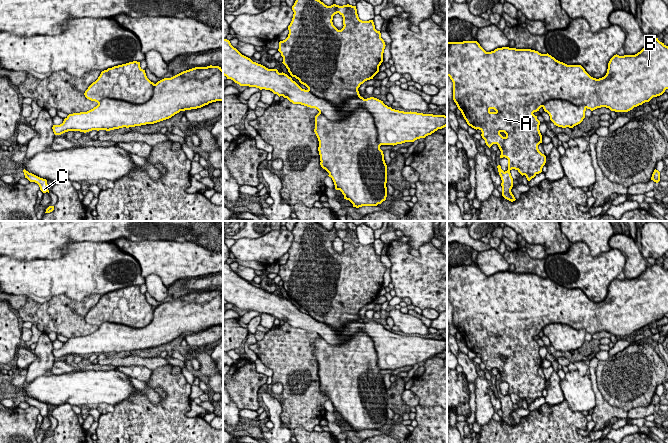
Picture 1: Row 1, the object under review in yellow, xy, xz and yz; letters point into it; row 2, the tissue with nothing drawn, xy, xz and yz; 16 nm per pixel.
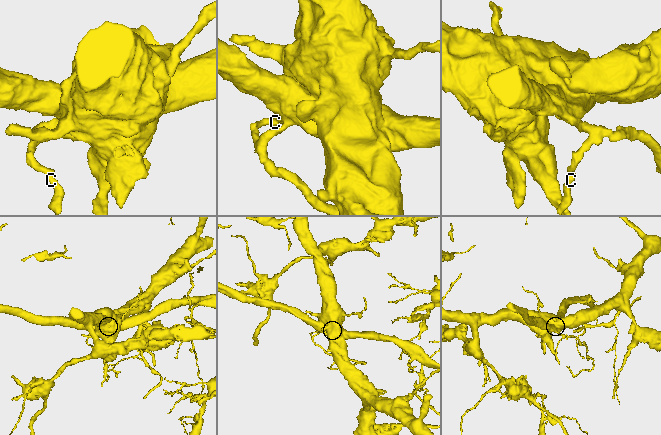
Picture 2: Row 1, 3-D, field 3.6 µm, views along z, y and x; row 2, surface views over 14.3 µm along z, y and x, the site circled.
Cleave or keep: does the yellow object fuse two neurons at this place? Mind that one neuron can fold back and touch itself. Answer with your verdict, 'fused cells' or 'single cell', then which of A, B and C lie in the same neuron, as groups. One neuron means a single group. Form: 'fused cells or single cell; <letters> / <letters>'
single cell; A B C

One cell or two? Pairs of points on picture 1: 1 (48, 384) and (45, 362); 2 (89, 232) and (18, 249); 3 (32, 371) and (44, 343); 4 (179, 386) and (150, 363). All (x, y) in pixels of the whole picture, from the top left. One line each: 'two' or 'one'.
1: two
2: one
3: one
4: two

